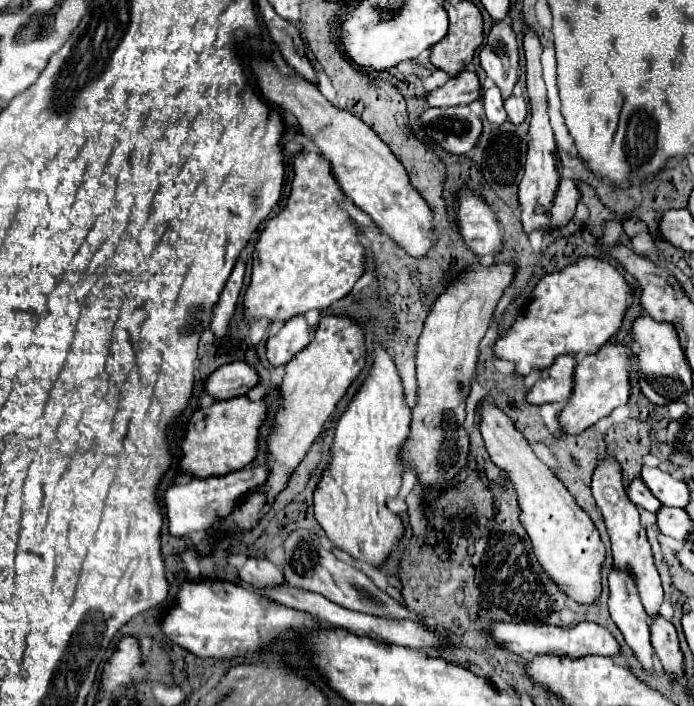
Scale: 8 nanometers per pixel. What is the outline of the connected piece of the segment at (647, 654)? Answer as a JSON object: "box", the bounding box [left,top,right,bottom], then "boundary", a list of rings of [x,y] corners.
{"box":[608,569,656,677],"boundary":[[[612,569],[608,575],[608,587],[610,587],[608,607],[610,607],[612,621],[622,631],[626,645],[632,649],[634,657],[640,661],[644,671],[648,671],[654,677],[656,673],[654,673],[654,659],[652,659],[650,627],[646,623],[646,611],[642,607],[634,581],[630,579],[630,575]]]}

